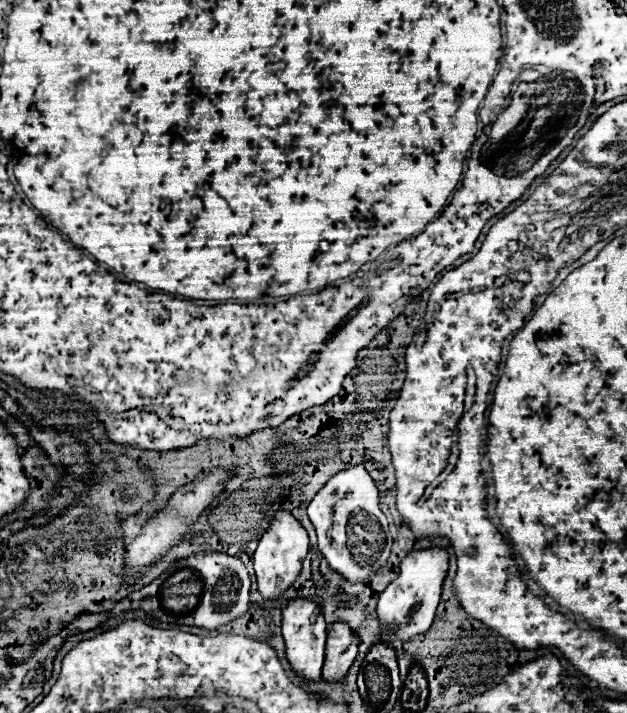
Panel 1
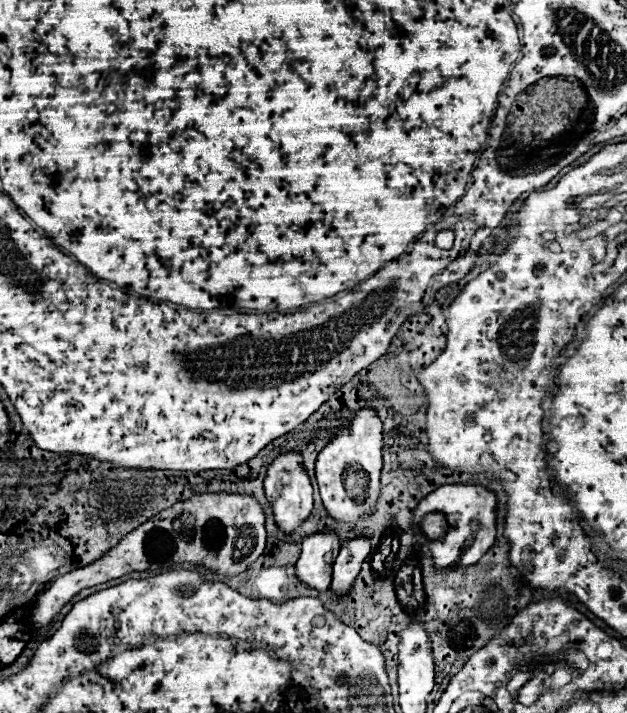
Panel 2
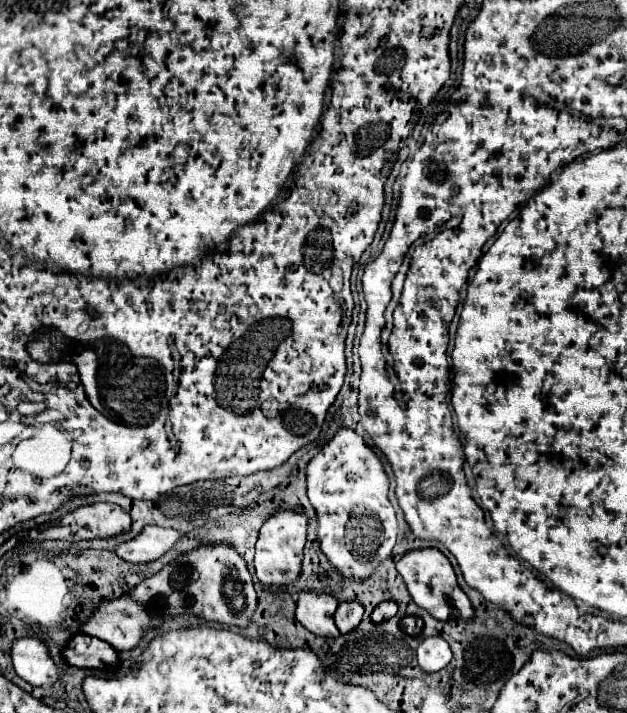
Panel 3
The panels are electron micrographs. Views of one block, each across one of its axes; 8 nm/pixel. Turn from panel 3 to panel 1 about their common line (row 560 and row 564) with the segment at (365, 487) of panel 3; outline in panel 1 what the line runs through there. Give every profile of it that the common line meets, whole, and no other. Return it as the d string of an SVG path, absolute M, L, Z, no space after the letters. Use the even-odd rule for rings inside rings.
M352 466L334 474L308 506L308 516L318 534L318 548L326 562L350 582L364 580L390 556L392 536L386 516L378 508L378 486L364 466Z

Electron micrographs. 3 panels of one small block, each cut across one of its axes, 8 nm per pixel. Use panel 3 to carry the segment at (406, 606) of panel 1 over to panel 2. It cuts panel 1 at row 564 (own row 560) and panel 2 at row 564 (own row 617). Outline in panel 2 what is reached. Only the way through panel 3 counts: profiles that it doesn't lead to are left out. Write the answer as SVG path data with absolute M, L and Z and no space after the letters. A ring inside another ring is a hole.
M446 484L438 490L430 492L414 508L412 528L416 526L416 520L420 520L424 514L428 514L432 510L440 510L442 514L446 514L446 520L450 526L446 538L434 540L432 546L428 546L436 570L454 566L458 562L460 562L460 566L470 566L470 564L478 562L488 552L488 548L494 544L494 538L496 538L496 496L490 490L486 490L484 486Z

